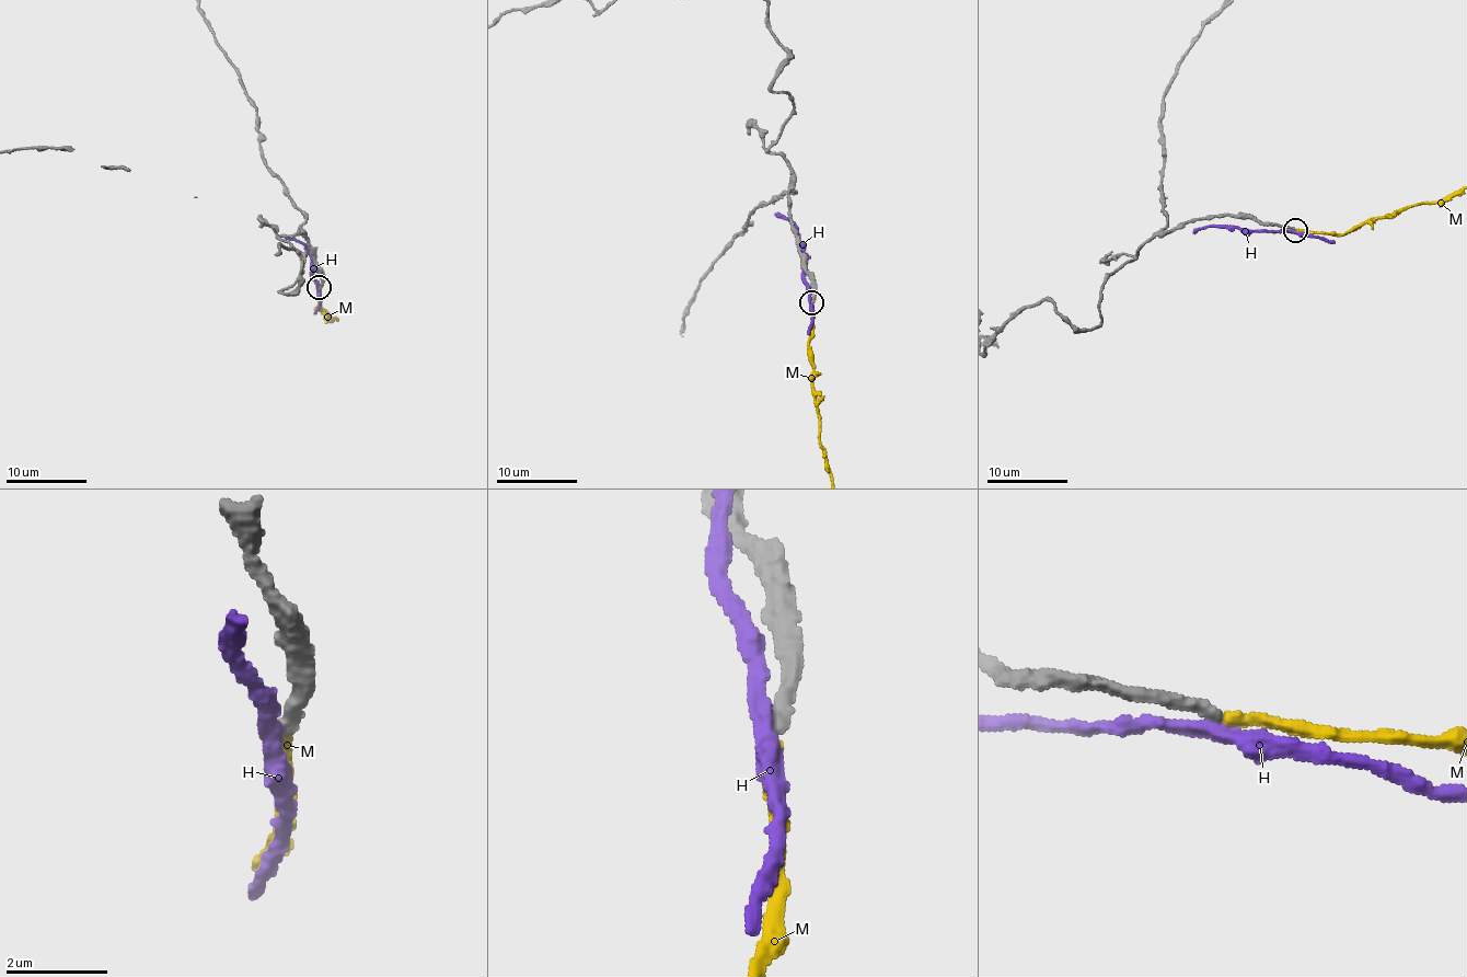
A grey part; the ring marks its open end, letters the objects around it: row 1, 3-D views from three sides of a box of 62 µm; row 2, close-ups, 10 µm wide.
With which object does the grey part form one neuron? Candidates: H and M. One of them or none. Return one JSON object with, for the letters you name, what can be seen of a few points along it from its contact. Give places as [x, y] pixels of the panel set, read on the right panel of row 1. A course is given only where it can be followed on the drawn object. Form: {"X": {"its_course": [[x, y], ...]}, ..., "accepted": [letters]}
{"accepted": ["M"]}

